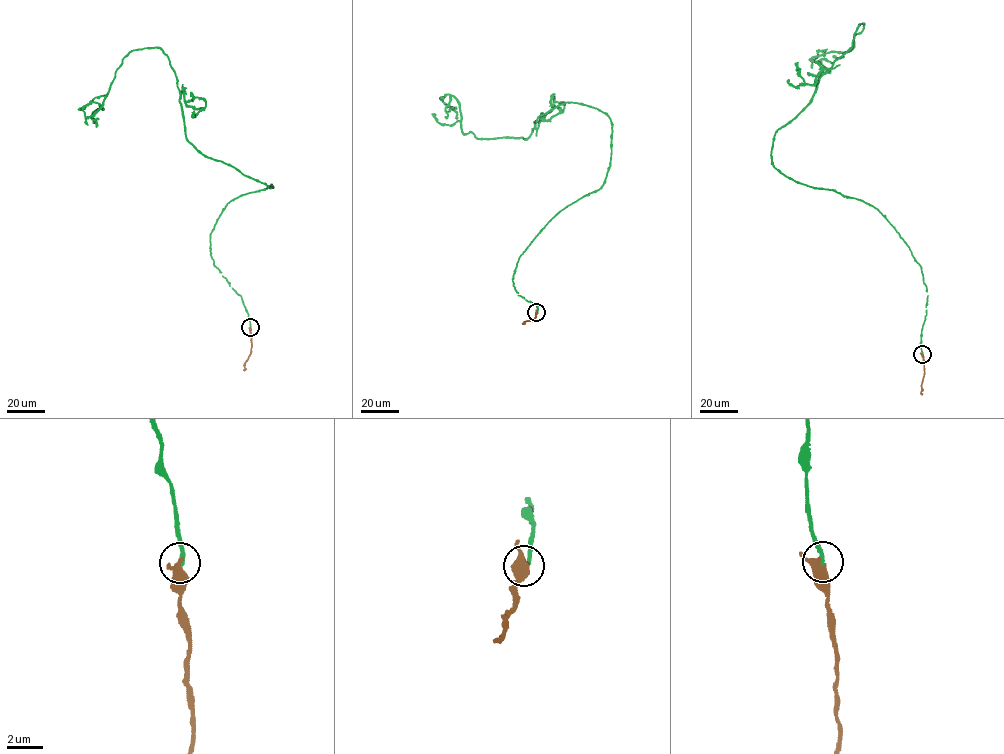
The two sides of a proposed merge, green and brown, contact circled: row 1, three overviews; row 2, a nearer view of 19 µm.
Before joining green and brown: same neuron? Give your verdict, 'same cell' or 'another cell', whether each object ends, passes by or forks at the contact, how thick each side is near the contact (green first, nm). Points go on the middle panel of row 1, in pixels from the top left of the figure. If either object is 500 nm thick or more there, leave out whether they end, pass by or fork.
another cell; green ends; brown passes by; calibres 220 and 400 nm

